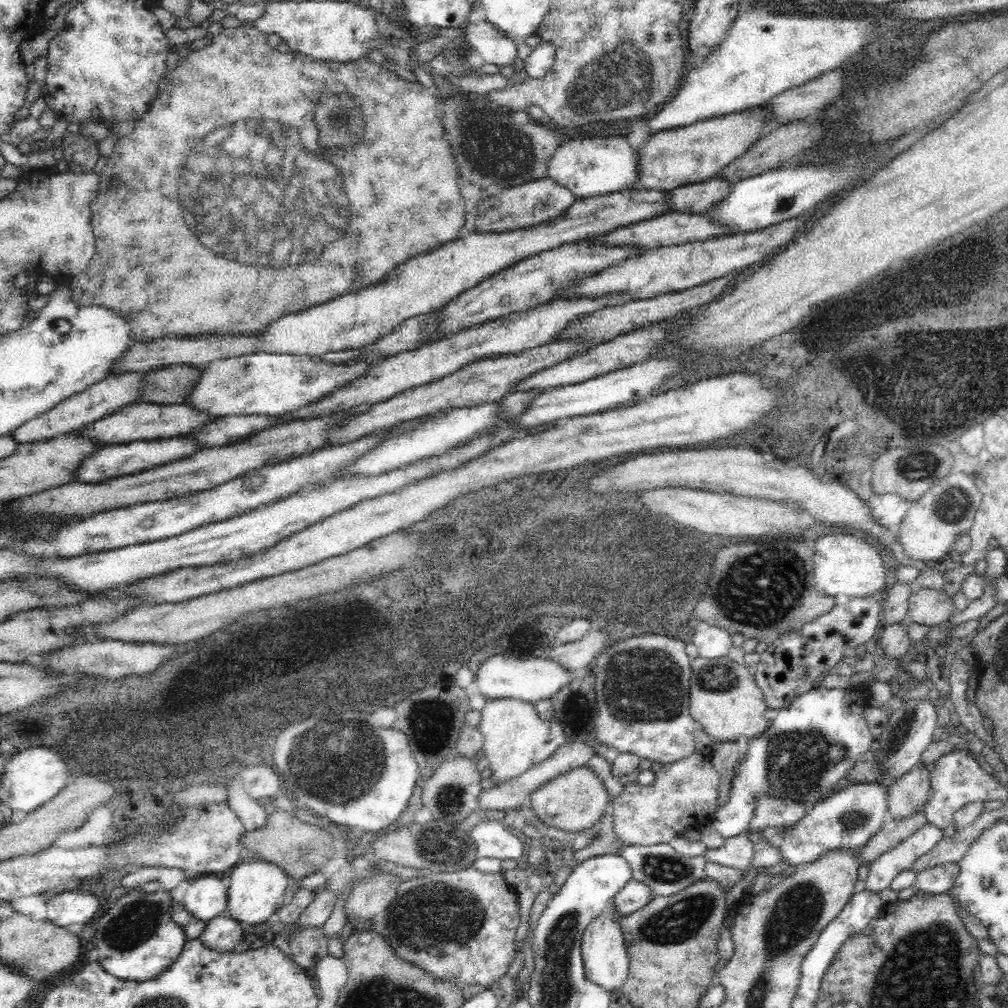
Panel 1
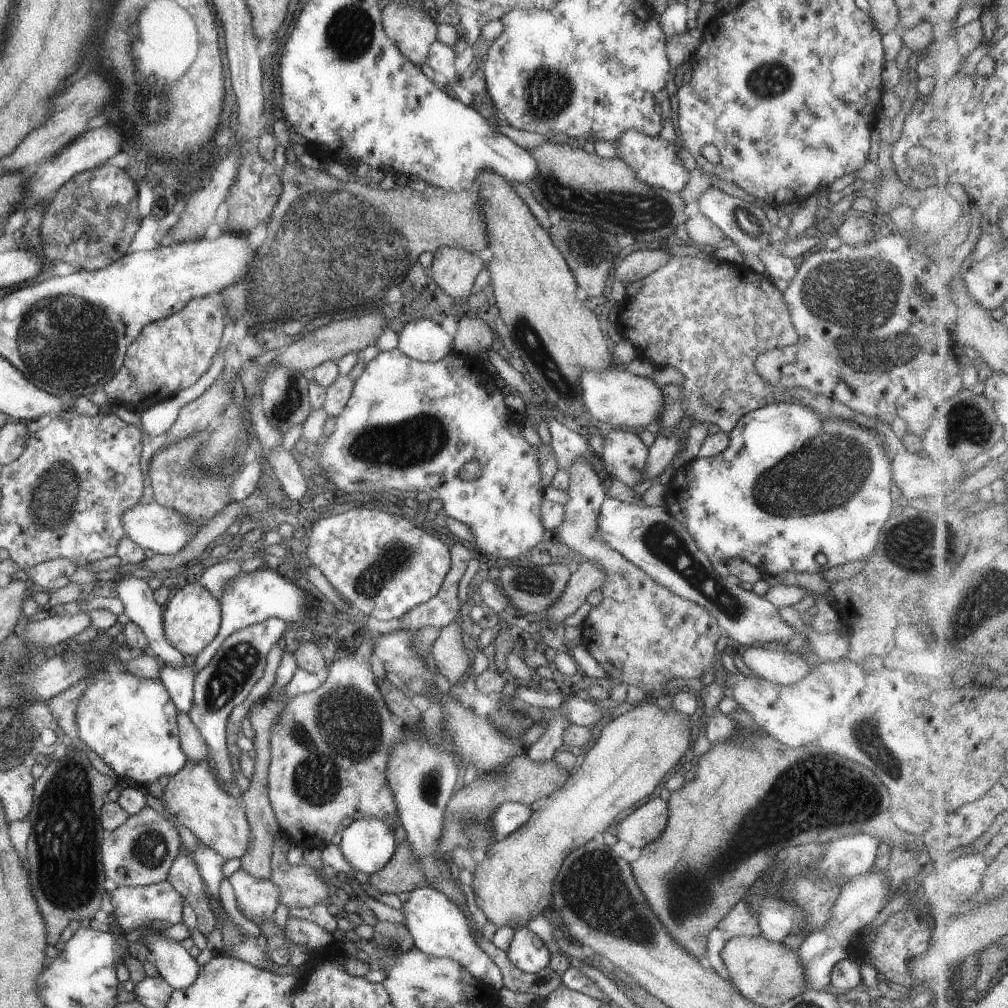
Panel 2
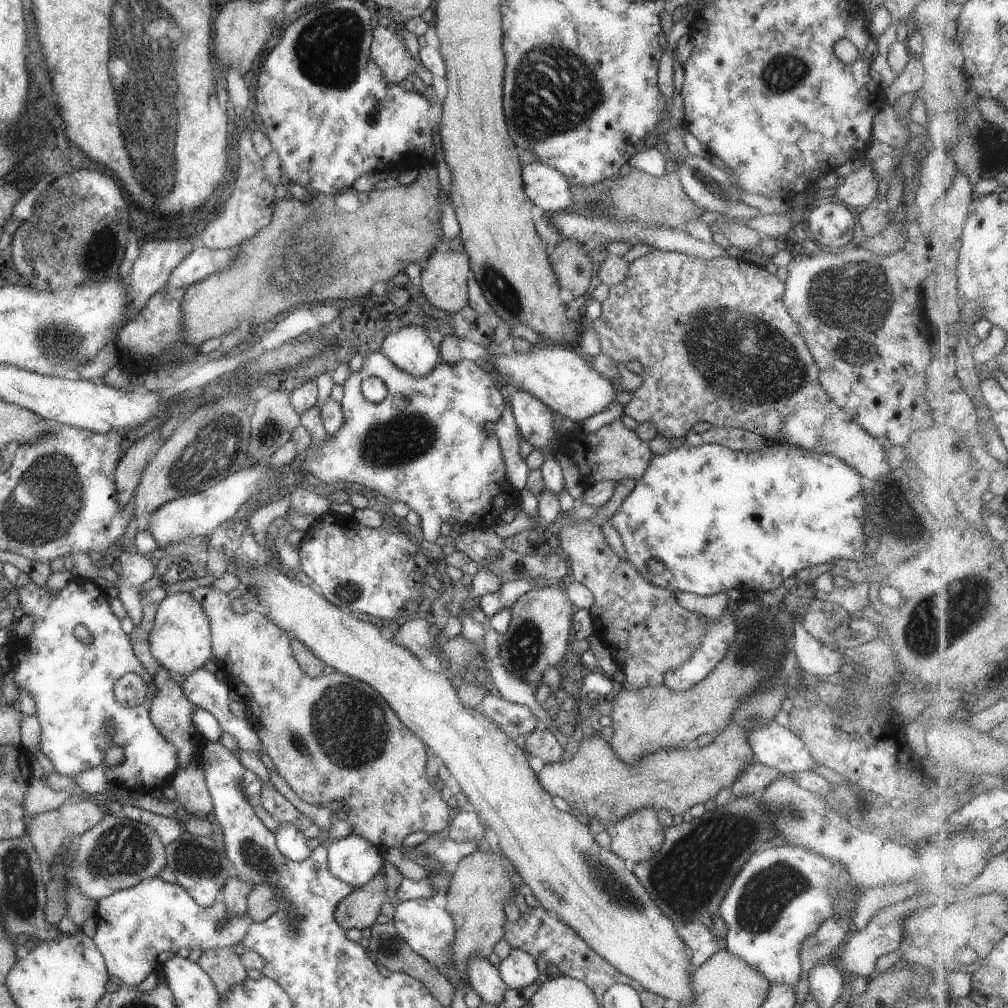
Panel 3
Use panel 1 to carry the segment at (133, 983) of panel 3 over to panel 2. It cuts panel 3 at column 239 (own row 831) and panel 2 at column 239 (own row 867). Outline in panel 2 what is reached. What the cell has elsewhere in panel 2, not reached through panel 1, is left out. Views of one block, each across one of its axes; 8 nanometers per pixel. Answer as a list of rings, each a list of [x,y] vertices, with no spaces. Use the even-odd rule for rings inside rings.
[[[239,869],[226,878],[226,883],[232,886],[236,894],[238,910],[257,925],[273,916],[278,908],[280,890],[272,884],[270,878],[256,880],[246,874],[246,870]]]

